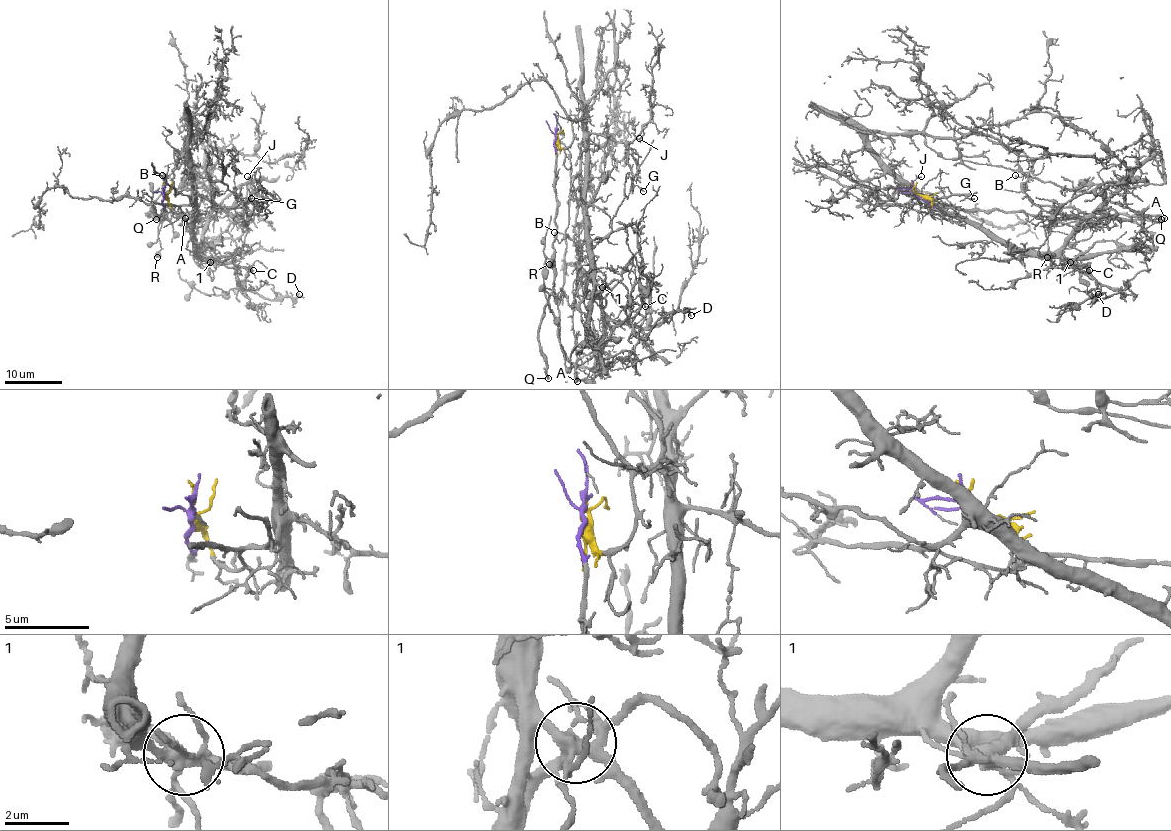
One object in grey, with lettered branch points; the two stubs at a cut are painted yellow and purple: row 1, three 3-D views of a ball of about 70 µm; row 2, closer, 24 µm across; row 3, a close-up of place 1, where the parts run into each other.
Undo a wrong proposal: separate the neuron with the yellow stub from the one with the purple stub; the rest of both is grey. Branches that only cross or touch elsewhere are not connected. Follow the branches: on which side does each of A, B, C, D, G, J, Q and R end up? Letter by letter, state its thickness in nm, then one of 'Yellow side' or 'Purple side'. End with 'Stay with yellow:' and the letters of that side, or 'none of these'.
A: Thickness 260 nm. Purple side
B: Thickness 120 nm. Purple side
C: Thickness 170 nm. Yellow side
D: Thickness 180 nm. Yellow side
G: Thickness 150 nm. Yellow side
J: Thickness 70 nm. Yellow side
Q: Thickness 90 nm. Purple side
R: Thickness 700 nm. Purple side
Stay with yellow: C, D, G, J

